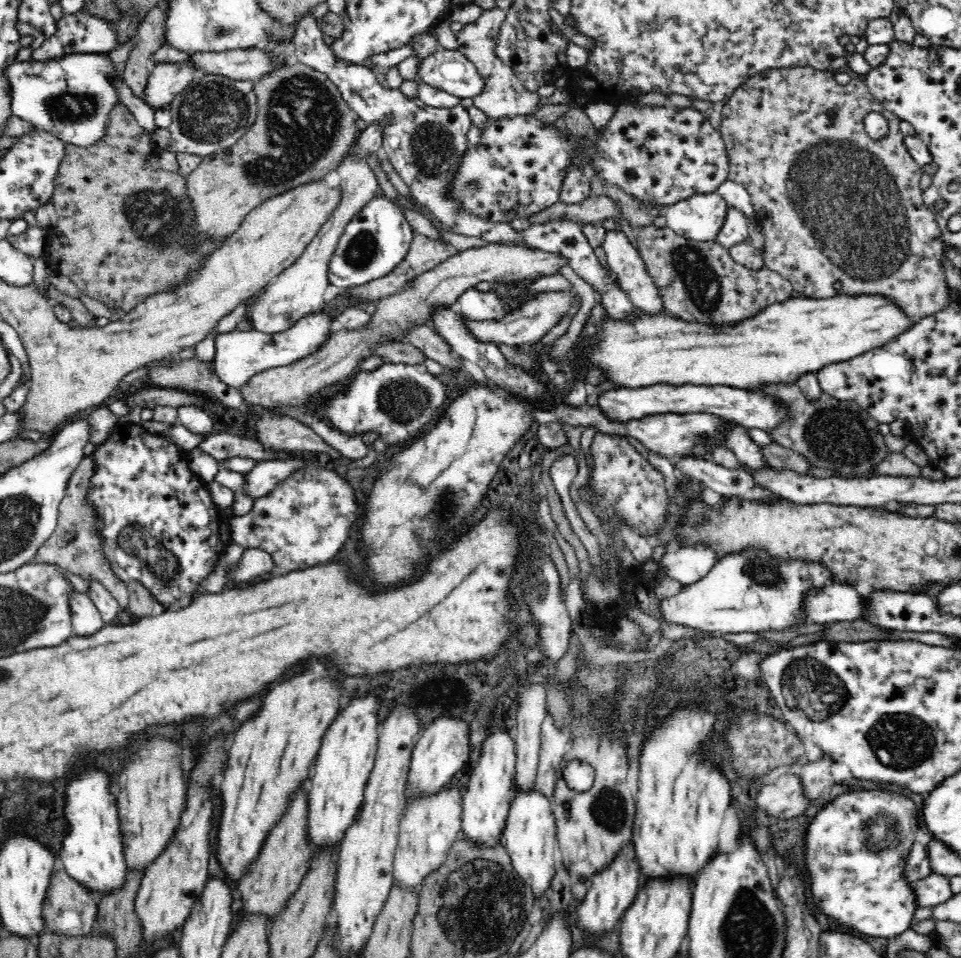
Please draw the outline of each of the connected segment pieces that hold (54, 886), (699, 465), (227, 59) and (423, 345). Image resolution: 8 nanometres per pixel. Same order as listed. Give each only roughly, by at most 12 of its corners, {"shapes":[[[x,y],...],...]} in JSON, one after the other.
{"shapes":[[[59,862],[42,918],[51,932],[96,929],[99,904]],[[682,457],[676,470],[711,494],[781,498],[750,472],[708,459]],[[260,48],[193,53],[199,74],[250,80],[274,71]],[[412,326],[406,343],[447,370],[463,360],[428,326]]]}

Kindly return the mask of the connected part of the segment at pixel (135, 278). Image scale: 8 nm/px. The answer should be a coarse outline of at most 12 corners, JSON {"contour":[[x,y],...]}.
{"contour":[[124,106],[66,143],[52,274],[130,313],[225,238],[186,247],[186,179]]}

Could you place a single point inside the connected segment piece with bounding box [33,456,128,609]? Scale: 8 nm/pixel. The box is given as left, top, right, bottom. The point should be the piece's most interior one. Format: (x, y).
(74, 545)

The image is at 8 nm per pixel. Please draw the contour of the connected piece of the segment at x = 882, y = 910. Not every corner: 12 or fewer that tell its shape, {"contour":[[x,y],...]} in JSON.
{"contour":[[855,788],[808,824],[810,900],[890,939],[914,924],[904,875],[921,812]]}

